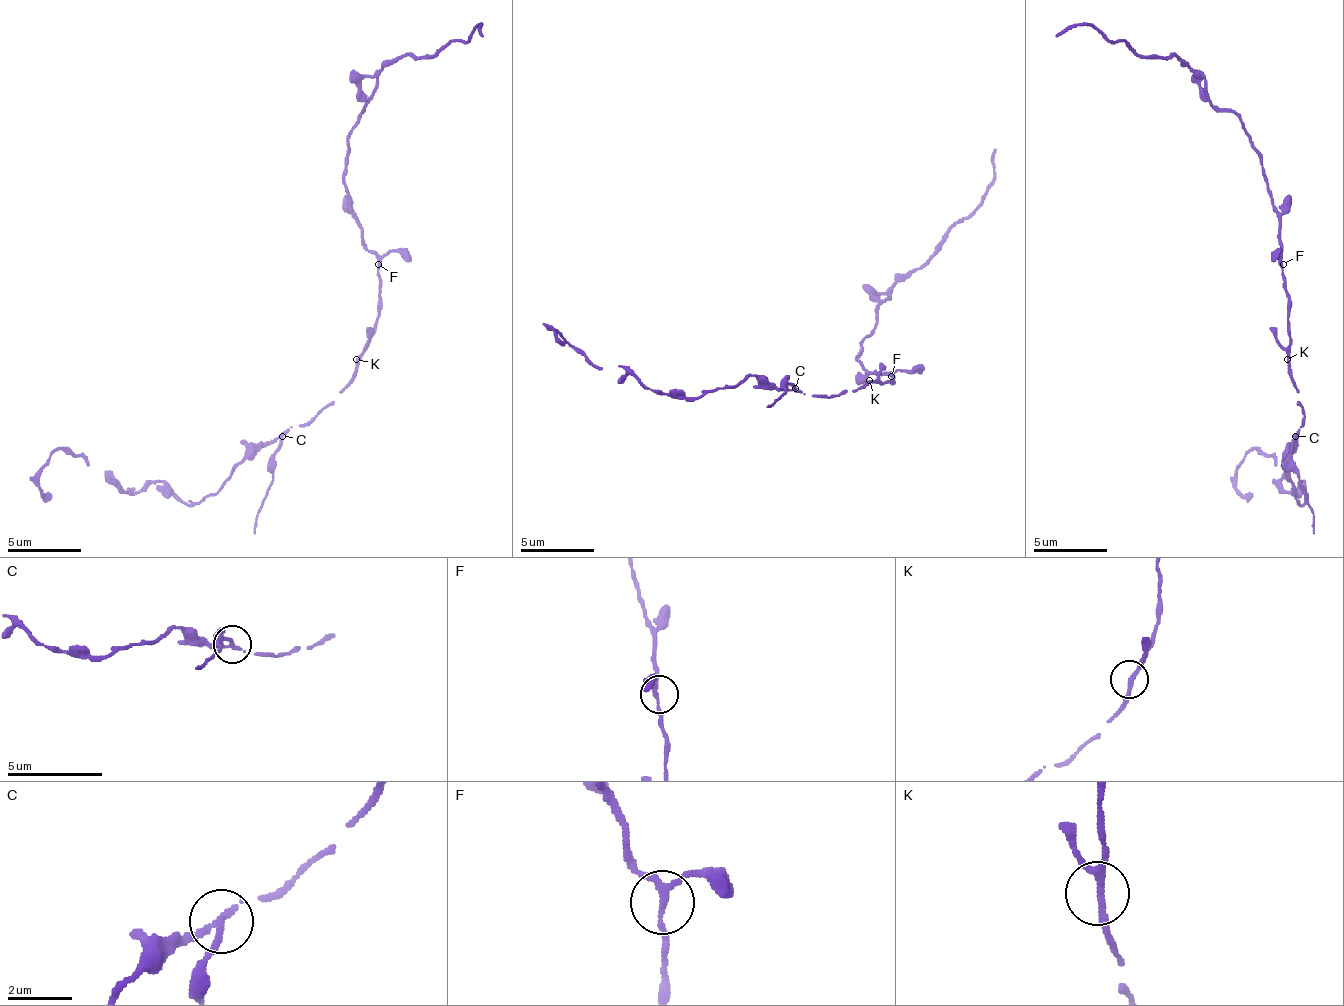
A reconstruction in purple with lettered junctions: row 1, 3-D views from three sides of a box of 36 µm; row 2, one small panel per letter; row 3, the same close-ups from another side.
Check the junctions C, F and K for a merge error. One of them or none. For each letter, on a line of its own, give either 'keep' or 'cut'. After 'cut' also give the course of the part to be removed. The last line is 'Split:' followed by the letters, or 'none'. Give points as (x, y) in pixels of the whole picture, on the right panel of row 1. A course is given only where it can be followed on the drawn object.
C: cut | (1294, 437), (1290, 459), (1305, 503), (1313, 510), (1313, 533)
F: keep
K: keep
Split: C

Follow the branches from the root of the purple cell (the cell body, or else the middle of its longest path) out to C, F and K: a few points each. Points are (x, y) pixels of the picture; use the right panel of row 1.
C: (1290, 334), (1290, 382), (1298, 389), (1298, 404), (1301, 407), (1301, 426), (1294, 437)
F: (1290, 334), (1287, 326), (1287, 278), (1283, 275), (1283, 264)
K: (1290, 334), (1290, 356), (1287, 359)

